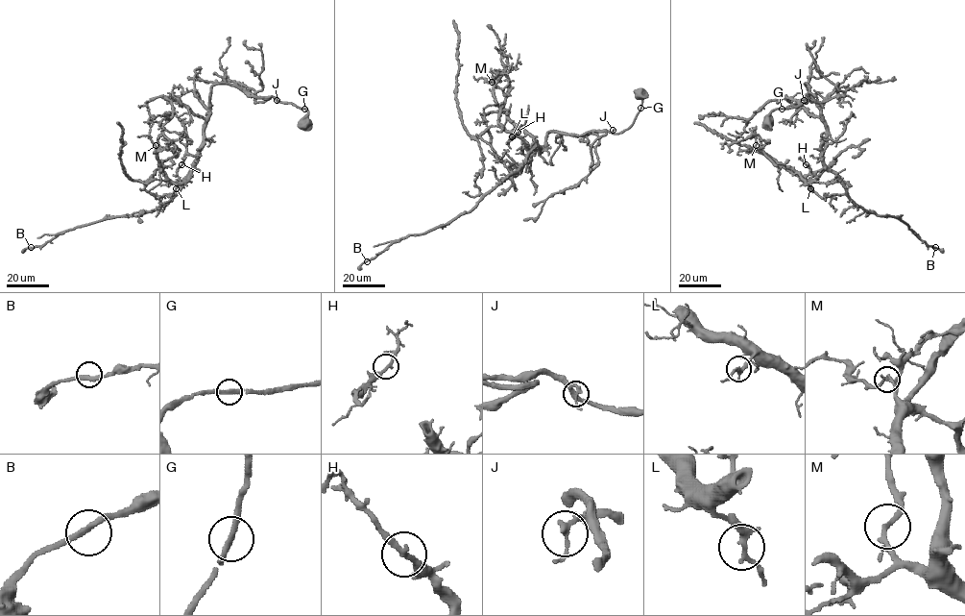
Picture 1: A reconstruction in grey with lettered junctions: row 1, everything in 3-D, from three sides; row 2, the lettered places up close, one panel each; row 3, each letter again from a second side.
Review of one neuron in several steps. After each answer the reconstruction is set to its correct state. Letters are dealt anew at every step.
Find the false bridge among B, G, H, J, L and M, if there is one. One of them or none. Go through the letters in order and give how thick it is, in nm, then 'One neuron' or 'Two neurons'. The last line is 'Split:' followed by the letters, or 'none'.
B: Thickness 280 nm. One neuron
G: Thickness 260 nm. One neuron
H: Thickness 280 nm. One neuron
J: Thickness 220 nm. One neuron
L: Thickness 280 nm. One neuron
M: Thickness 220 nm. One neuron
Split: none

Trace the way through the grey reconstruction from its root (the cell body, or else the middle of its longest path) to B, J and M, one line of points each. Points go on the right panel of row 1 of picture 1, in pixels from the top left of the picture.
B: (765, 122), (774, 110), (807, 103), (807, 84), (825, 124), (822, 160), (846, 194), (935, 247)
J: (765, 122), (765, 117), (774, 110), (797, 107), (808, 102), (804, 100)
M: (765, 122), (774, 110), (807, 103), (807, 84), (826, 129), (822, 172), (807, 183), (756, 145)

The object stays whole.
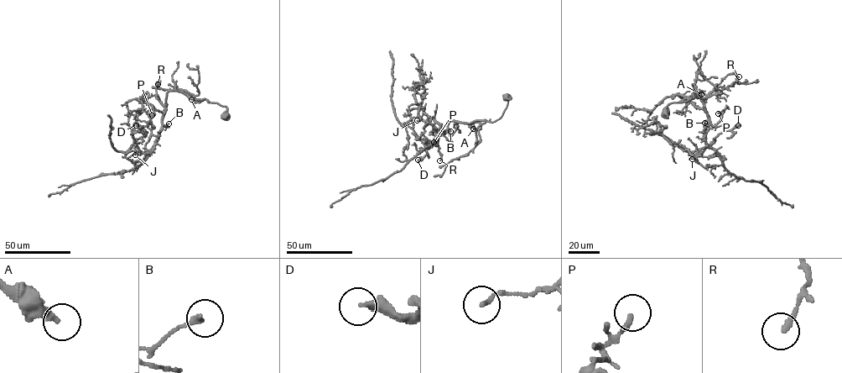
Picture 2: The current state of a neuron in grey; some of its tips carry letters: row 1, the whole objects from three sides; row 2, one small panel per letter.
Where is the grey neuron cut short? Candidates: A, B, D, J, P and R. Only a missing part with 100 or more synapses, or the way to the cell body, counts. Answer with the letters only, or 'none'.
none

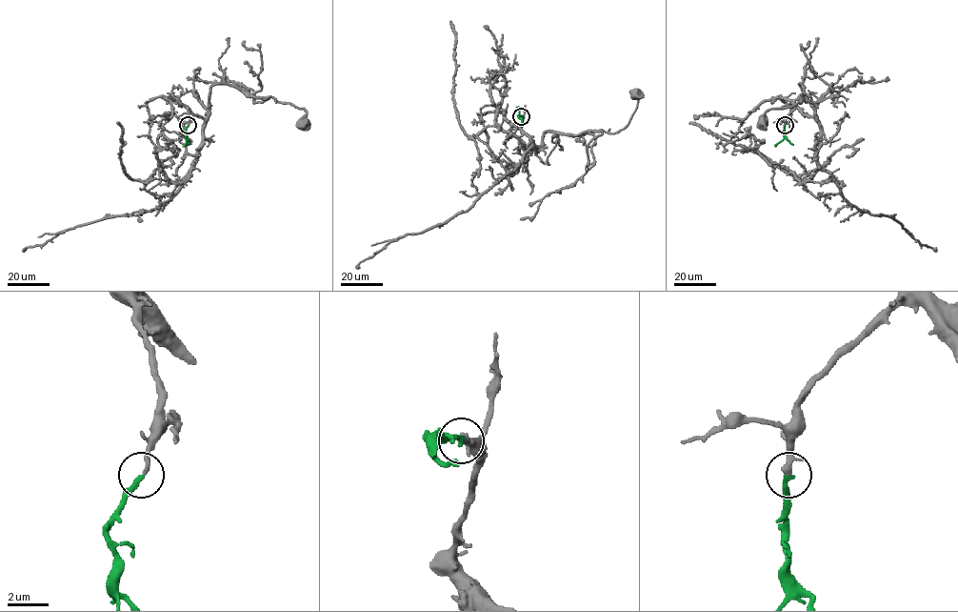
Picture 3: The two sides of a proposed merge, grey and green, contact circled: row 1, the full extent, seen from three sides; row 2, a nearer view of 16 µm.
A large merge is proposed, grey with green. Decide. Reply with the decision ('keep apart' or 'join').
join

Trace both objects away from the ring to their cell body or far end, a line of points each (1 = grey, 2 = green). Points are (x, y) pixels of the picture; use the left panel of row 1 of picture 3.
1: (189, 126), (188, 108), (205, 117), (209, 89), (217, 84), (236, 85), (254, 96), (305, 109), (303, 122)
2: (188, 126), (183, 146)

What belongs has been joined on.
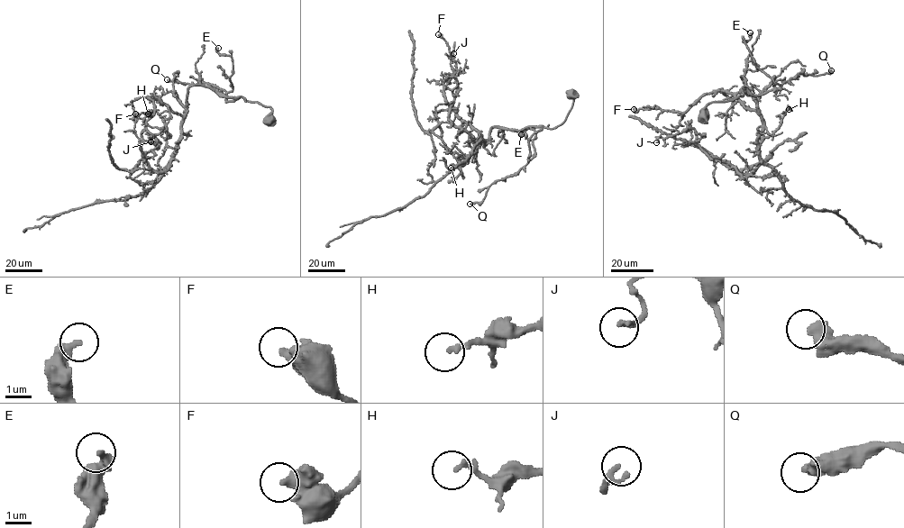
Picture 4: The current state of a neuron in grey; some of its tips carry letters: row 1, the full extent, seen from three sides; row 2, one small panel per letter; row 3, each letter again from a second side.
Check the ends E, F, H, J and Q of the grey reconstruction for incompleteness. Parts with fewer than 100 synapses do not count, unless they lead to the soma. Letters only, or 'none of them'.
none of them

